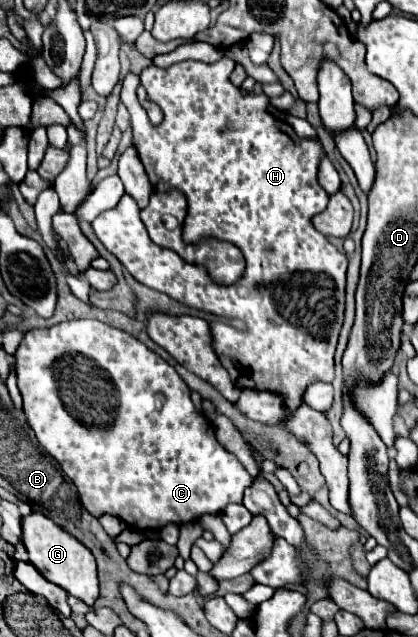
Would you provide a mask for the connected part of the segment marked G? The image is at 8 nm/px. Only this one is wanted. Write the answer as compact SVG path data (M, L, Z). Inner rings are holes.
M31 512L23 518L23 544L29 552L29 562L53 584L65 588L71 596L83 600L87 606L93 606L93 602L99 596L97 586L97 566L93 554L77 542L71 534L67 534L63 528L59 528L53 520L43 516L41 512Z

